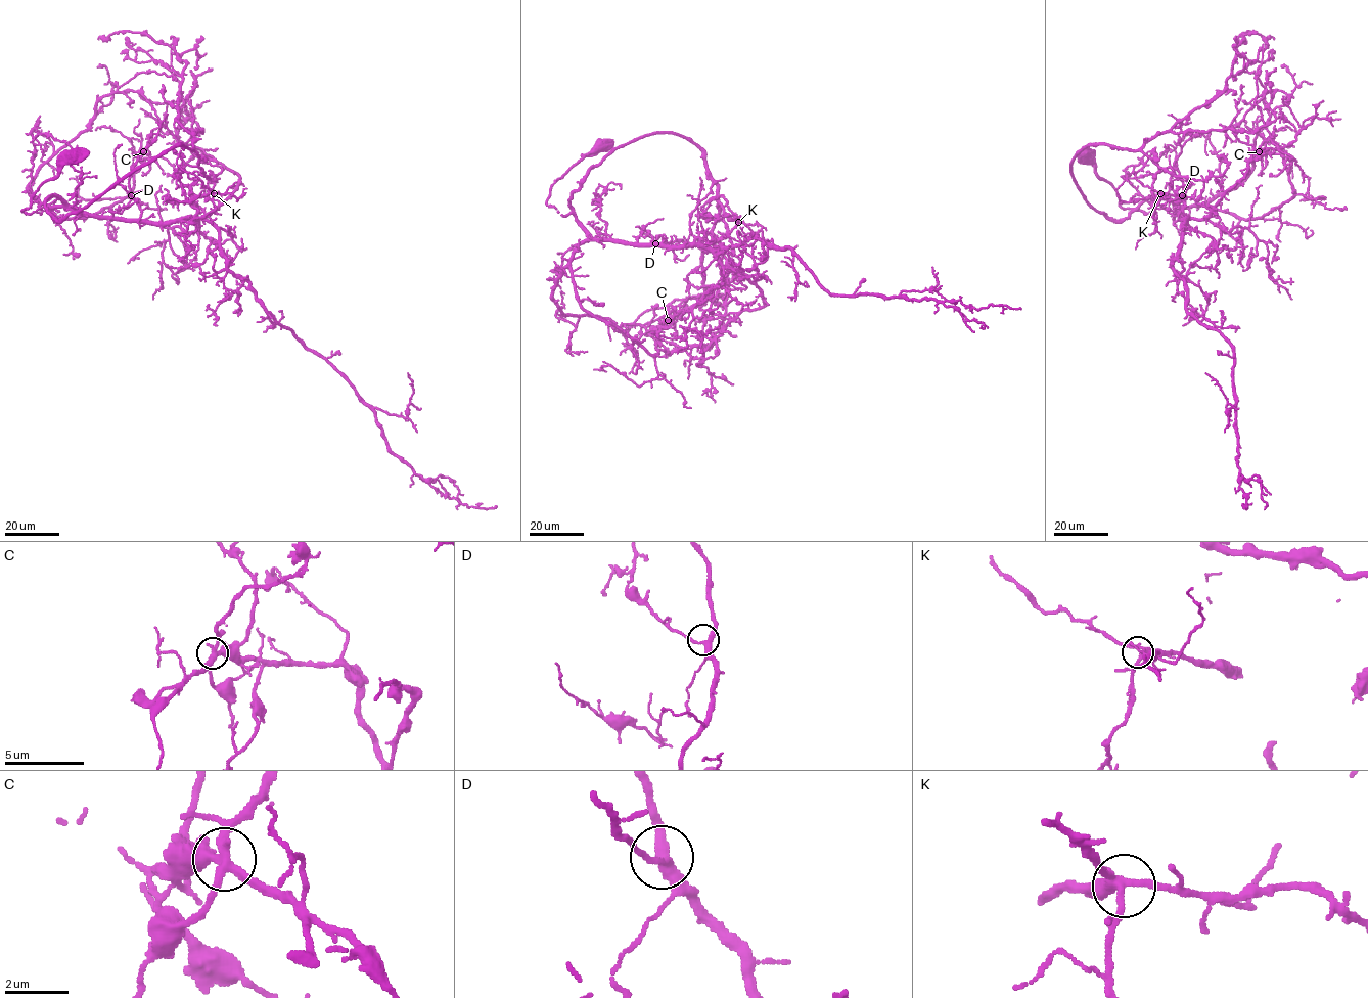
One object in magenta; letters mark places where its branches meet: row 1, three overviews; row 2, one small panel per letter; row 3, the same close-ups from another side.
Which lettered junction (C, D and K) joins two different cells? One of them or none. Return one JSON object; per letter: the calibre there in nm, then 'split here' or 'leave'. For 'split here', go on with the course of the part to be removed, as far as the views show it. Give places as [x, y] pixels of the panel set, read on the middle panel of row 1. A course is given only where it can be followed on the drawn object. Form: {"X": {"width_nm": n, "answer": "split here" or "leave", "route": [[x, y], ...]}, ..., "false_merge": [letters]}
{"C": {"width_nm": 320, "answer": "leave"}, "D": {"width_nm": 320, "answer": "leave"}, "K": {"width_nm": 280, "answer": "leave"}, "false_merge": []}

